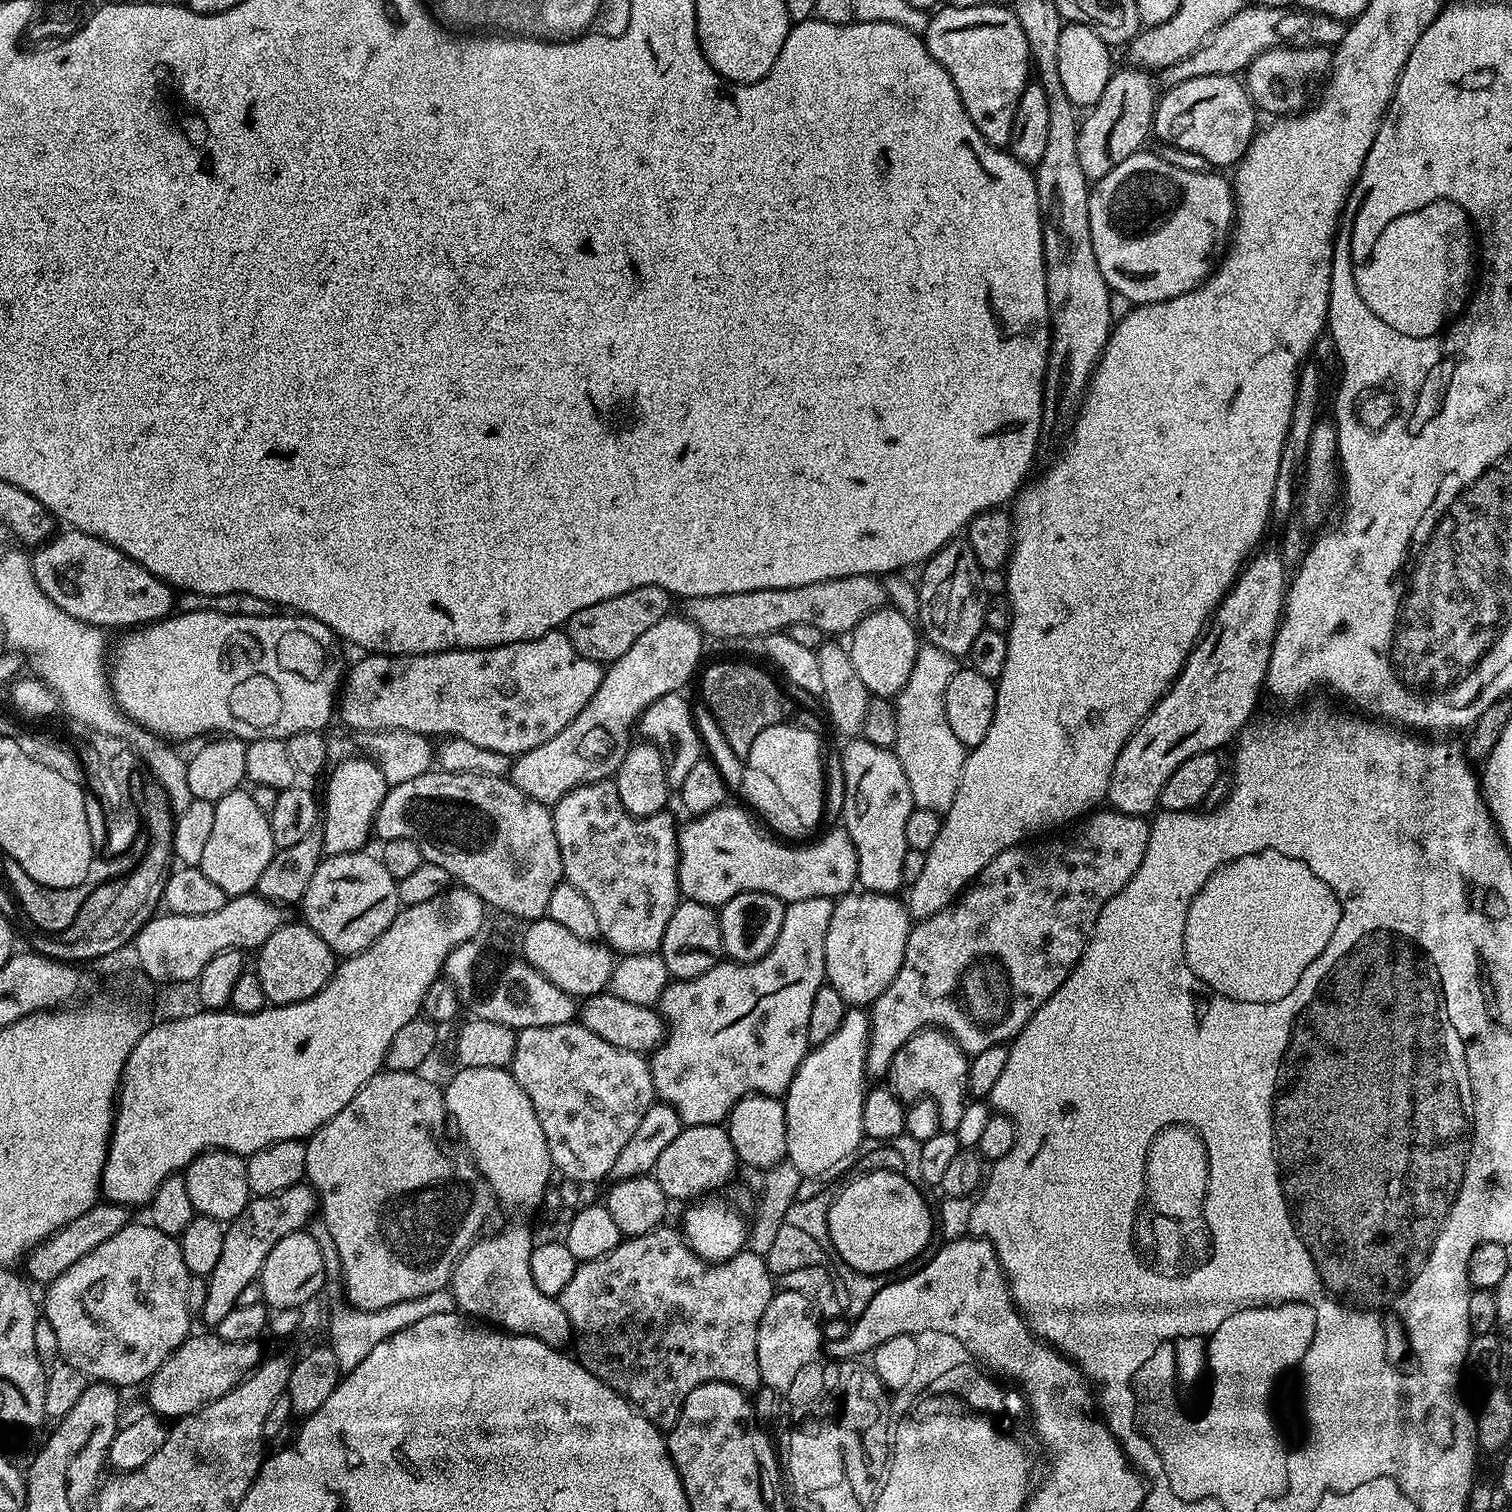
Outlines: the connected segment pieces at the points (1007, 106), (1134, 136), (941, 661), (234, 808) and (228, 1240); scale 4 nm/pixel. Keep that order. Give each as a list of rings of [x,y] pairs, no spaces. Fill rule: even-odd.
[[[1000,2],[973,8],[944,6],[931,13],[922,39],[933,58],[950,74],[962,106],[982,138],[997,146],[1007,145],[1018,102],[1030,82],[1028,43],[1016,13]]]
[[[1124,66],[1124,69],[1113,71],[1110,82],[1106,82],[1106,90],[1102,90],[1102,98],[1087,109],[1088,116],[1079,121],[1080,133],[1076,135],[1078,142],[1078,163],[1082,166],[1082,174],[1090,182],[1101,180],[1118,162],[1126,162],[1130,154],[1141,151],[1145,147],[1144,139],[1153,131],[1158,91],[1149,73],[1142,68]]]
[[[921,643],[914,660],[914,670],[906,678],[906,686],[894,698],[898,738],[894,749],[902,770],[906,770],[906,779],[910,782],[910,794],[916,807],[922,810],[934,810],[941,814],[950,810],[954,794],[958,794],[958,782],[962,778],[966,749],[958,742],[950,722],[946,722],[946,686],[958,670],[957,657],[938,650],[938,646]]]
[[[237,790],[215,801],[214,826],[199,868],[206,878],[213,880],[227,896],[247,896],[262,878],[262,870],[270,866],[270,858],[276,853],[274,834],[270,834],[268,813],[258,810],[251,791]]]
[[[301,1182],[282,1190],[273,1196],[257,1196],[225,1227],[222,1254],[218,1257],[218,1266],[208,1277],[208,1293],[202,1319],[208,1326],[215,1326],[236,1308],[238,1294],[246,1290],[246,1286],[257,1283],[260,1271],[266,1262],[266,1254],[286,1238],[286,1234],[294,1234],[307,1229],[308,1221],[318,1212],[316,1189]]]

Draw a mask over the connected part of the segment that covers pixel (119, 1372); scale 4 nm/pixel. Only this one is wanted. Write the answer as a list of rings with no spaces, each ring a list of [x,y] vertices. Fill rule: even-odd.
[[[130,1222],[125,1228],[118,1230],[118,1234],[114,1234],[114,1238],[110,1238],[110,1242],[102,1242],[102,1246],[94,1246],[94,1250],[90,1250],[90,1254],[86,1254],[86,1258],[78,1258],[78,1262],[74,1262],[74,1266],[70,1266],[70,1270],[66,1270],[57,1280],[53,1280],[51,1284],[47,1285],[45,1292],[48,1293],[45,1294],[44,1300],[42,1296],[42,1316],[48,1319],[54,1328],[56,1338],[58,1338],[59,1355],[62,1357],[63,1363],[74,1366],[74,1370],[82,1370],[82,1374],[86,1374],[96,1382],[117,1386],[140,1383],[143,1385],[152,1379],[152,1375],[162,1366],[162,1362],[166,1362],[166,1358],[170,1358],[174,1349],[190,1335],[190,1329],[188,1329],[190,1313],[186,1306],[186,1290],[190,1273],[186,1270],[186,1262],[182,1262],[180,1241],[170,1234],[162,1234],[162,1230],[155,1228],[151,1222],[143,1223]]]

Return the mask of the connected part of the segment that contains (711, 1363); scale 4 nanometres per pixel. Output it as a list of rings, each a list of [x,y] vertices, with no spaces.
[[[668,1227],[621,1239],[610,1254],[577,1263],[574,1278],[558,1297],[572,1324],[581,1366],[664,1430],[675,1424],[680,1407],[698,1386],[726,1382],[745,1390],[761,1387],[758,1326],[774,1295],[774,1277],[761,1253],[745,1250],[728,1260],[709,1262],[689,1246],[683,1231]]]

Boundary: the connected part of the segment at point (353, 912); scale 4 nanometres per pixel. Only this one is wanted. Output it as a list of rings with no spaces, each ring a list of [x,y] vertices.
[[[361,850],[337,856],[324,856],[318,870],[314,870],[314,878],[310,878],[310,886],[306,886],[302,901],[303,923],[314,929],[318,938],[322,938],[322,942],[326,942],[326,946],[330,946],[330,950],[340,958],[354,956],[357,952],[366,950],[387,930],[390,922],[394,922],[402,907],[396,889],[397,880],[375,855],[367,856],[366,853],[367,851]]]

